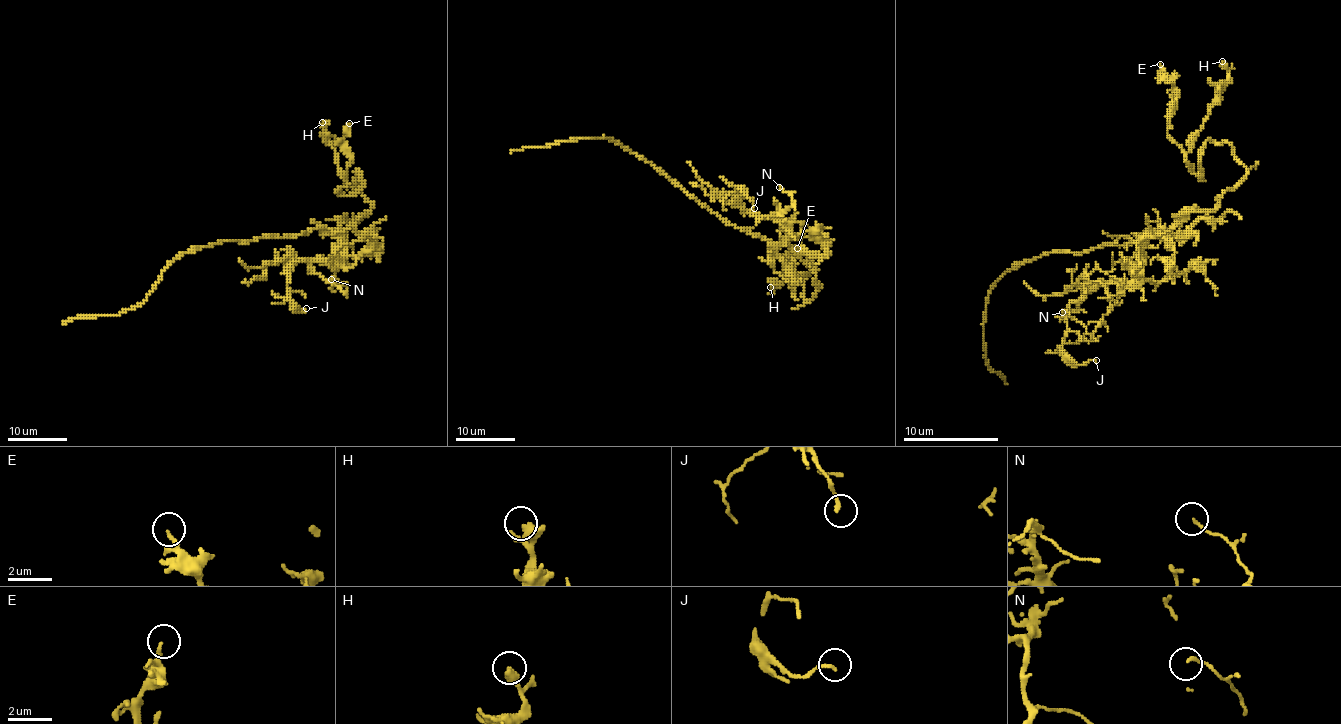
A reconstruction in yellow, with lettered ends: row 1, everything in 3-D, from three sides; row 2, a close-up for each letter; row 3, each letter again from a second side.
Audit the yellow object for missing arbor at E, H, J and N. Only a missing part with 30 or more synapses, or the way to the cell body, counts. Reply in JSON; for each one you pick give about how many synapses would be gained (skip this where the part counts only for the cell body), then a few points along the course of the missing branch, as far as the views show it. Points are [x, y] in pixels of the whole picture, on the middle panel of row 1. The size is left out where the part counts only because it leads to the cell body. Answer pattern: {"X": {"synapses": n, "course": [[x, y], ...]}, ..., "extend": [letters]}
{"extend": []}

